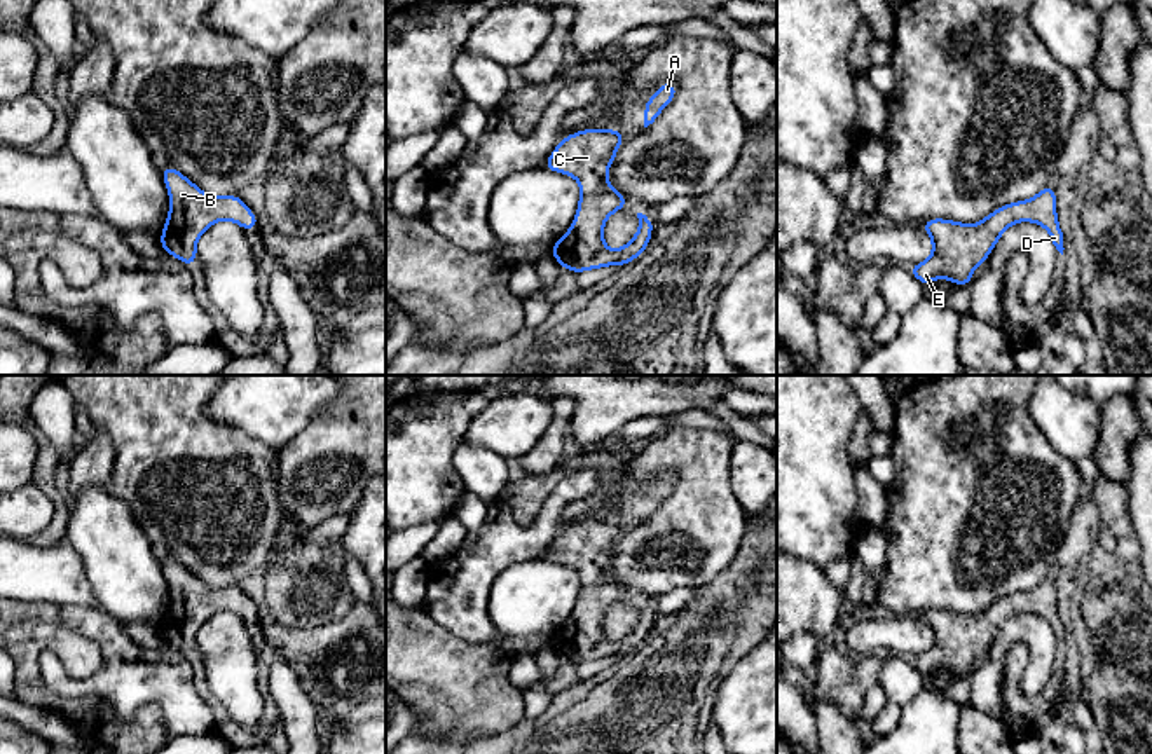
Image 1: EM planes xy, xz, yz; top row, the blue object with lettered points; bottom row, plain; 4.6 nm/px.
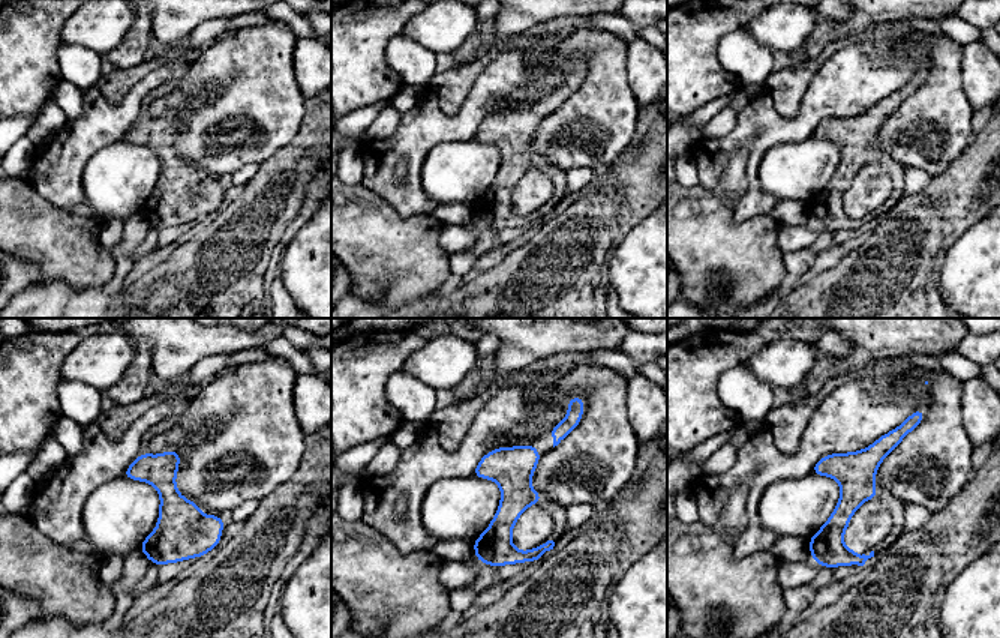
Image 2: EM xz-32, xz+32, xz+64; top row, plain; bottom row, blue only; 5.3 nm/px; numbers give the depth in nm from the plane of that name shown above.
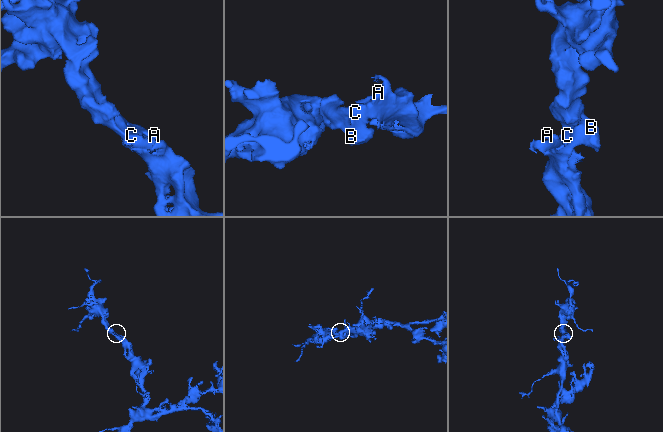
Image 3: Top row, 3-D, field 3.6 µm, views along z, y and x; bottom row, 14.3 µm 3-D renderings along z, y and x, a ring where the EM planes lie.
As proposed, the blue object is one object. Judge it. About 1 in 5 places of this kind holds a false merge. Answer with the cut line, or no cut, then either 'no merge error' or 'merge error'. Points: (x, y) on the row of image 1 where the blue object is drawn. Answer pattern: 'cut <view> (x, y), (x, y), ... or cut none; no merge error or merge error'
cut none; no merge error

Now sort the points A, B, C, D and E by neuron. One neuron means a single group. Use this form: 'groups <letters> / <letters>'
groups A B C D E

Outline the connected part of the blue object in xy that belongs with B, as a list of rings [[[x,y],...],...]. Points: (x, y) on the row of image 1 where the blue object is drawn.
[[[171,166],[162,168],[162,180],[169,194],[169,213],[161,246],[185,265],[197,262],[195,244],[213,223],[230,220],[244,230],[258,227],[255,213],[239,195],[209,195]]]

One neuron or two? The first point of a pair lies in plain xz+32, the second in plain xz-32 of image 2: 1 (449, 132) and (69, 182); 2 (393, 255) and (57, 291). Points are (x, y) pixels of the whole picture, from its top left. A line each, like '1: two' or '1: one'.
1: one
2: two

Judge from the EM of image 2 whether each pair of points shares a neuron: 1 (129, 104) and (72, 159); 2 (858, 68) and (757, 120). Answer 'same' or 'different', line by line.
1: same
2: same

